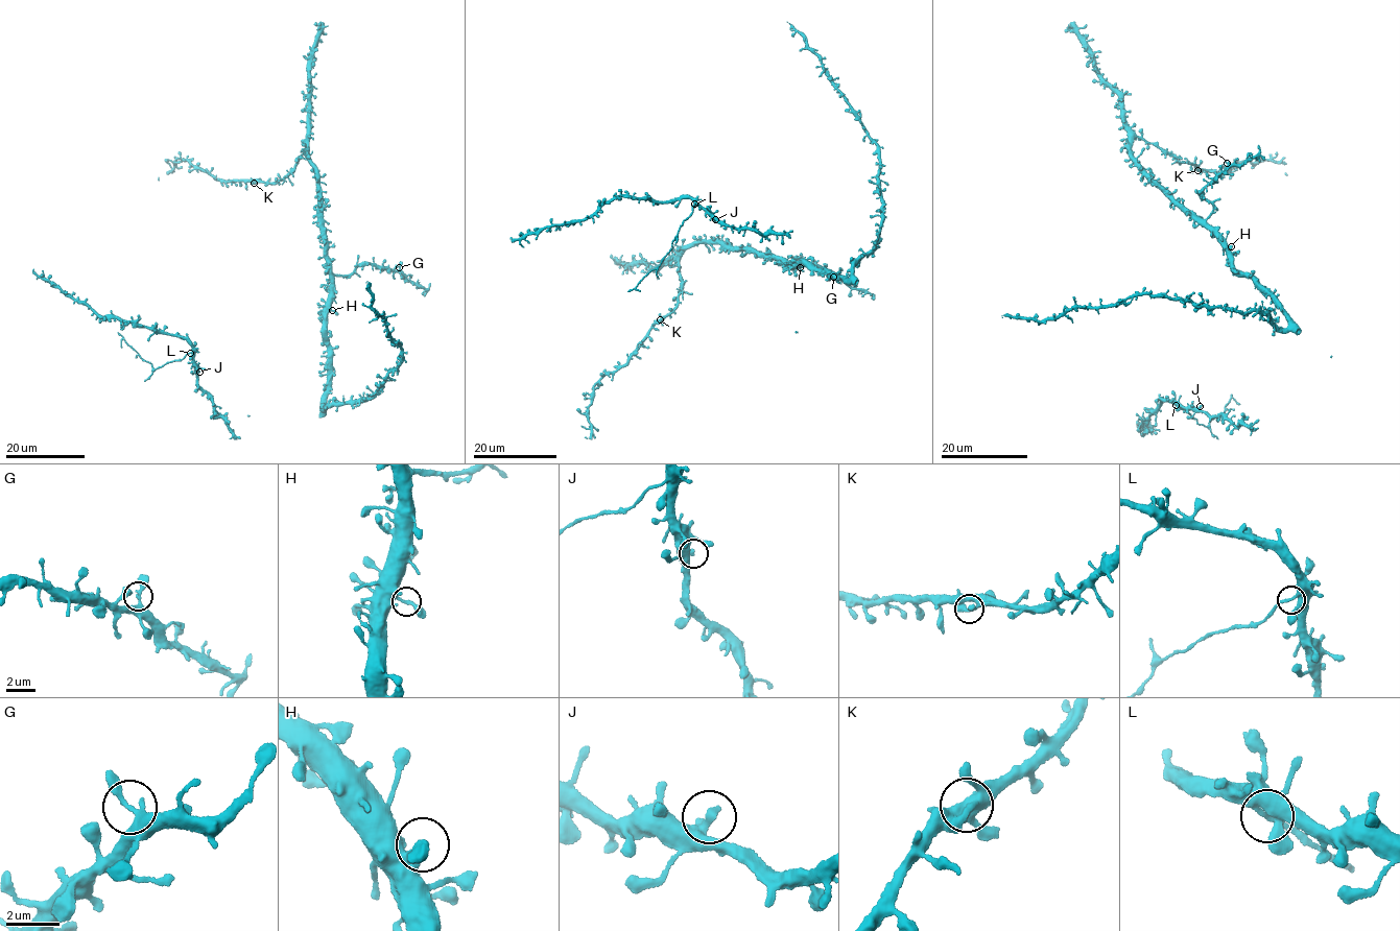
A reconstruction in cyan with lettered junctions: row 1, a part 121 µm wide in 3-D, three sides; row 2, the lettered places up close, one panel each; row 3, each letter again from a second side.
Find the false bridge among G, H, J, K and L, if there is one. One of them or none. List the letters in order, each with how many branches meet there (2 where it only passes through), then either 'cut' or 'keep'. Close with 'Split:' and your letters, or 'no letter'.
G: branches 2; keep
H: branches 2; keep
J: branches 2; keep
K: branches 2; keep
L: branches 2; cut
Split: L

